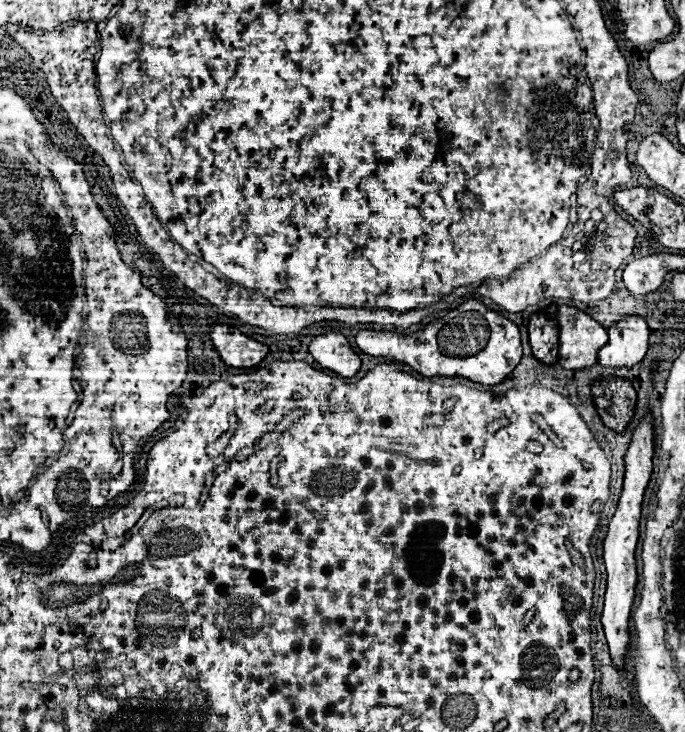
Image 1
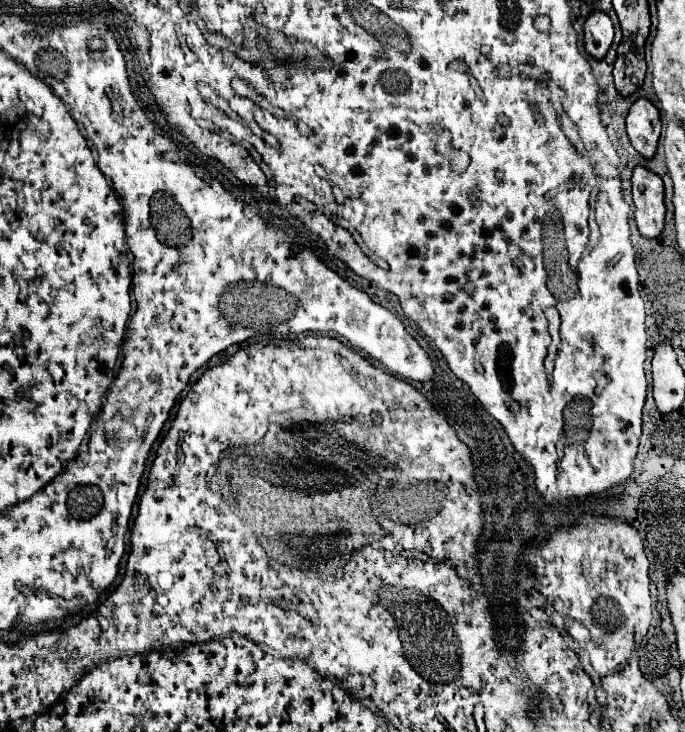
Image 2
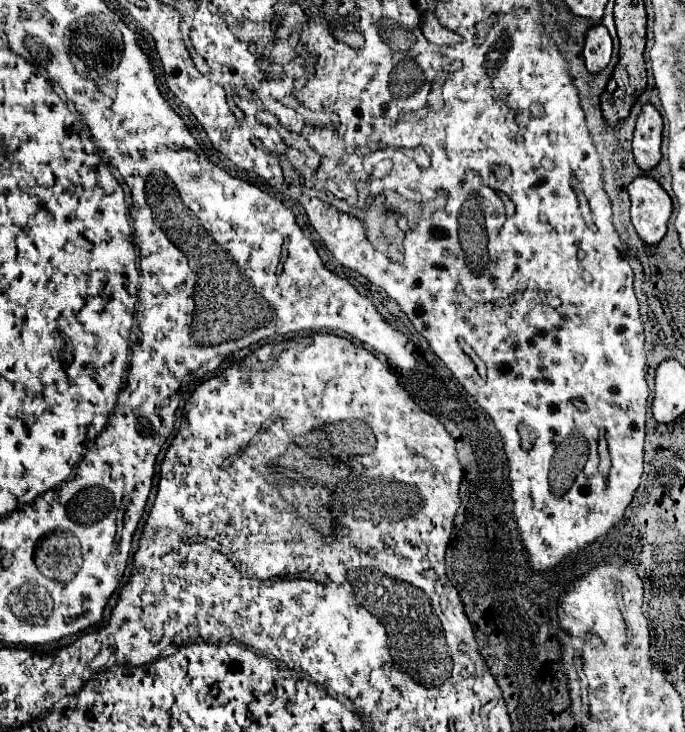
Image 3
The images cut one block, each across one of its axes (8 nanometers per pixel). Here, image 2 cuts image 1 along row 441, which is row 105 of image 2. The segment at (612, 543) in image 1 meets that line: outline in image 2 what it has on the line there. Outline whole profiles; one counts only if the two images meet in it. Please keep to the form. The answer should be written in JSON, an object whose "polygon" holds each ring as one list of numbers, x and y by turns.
{"polygon":[[646,98,636,100,630,106,626,126,628,126,628,138,630,138,632,146,646,160,650,160,656,154,656,146,658,146,658,138,660,138,660,130,662,130,658,108]]}

